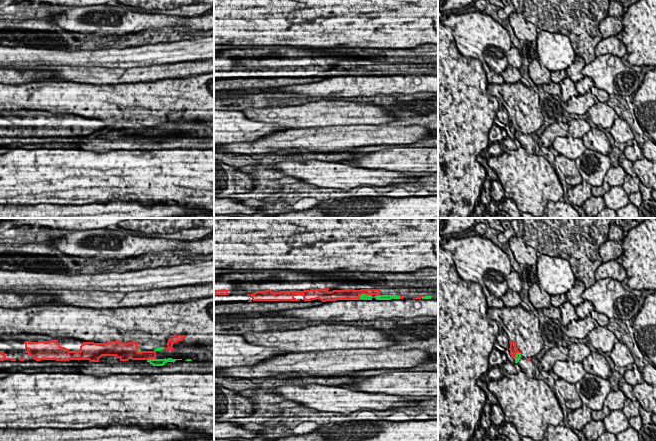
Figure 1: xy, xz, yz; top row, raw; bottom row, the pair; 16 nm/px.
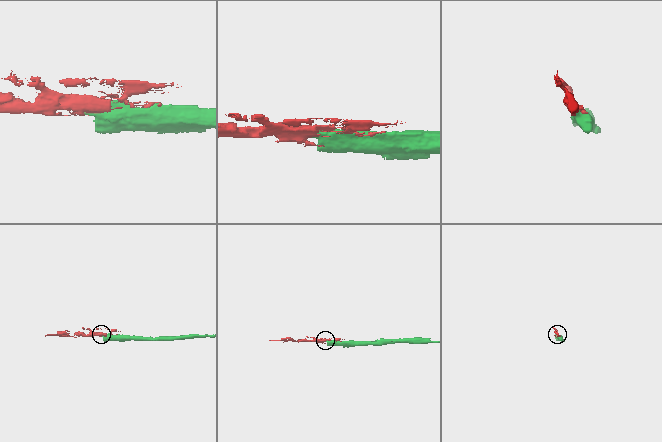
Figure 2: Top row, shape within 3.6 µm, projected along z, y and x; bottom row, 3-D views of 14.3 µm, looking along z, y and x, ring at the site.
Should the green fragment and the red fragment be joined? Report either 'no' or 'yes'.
no

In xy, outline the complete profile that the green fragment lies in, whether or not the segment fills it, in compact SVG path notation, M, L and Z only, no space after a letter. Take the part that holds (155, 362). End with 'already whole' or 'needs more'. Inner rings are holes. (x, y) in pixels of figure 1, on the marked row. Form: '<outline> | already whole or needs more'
M165 358L165 359L149 359L147 362L149 362L153 366L163 366L167 362L175 362L176 360L182 360L182 359L172 359L172 358Z | already whole

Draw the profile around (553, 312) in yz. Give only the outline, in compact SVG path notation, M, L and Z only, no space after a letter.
M551 306L550 308L542 309L542 311L545 316L547 316L548 318L550 318L552 320L553 319L560 320L560 318L561 318L561 312L558 307Z

